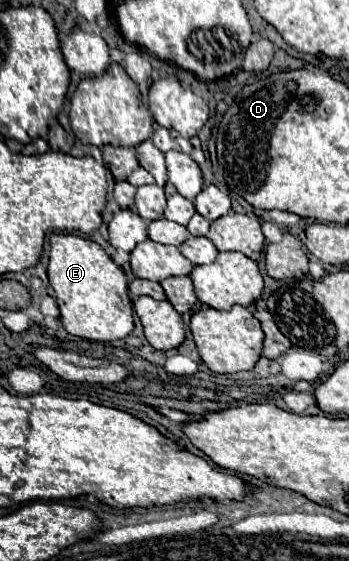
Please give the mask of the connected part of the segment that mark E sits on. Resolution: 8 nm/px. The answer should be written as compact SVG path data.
M54 233L50 237L48 279L56 293L62 325L70 335L110 343L134 331L134 309L128 297L126 275L98 243L70 233Z

